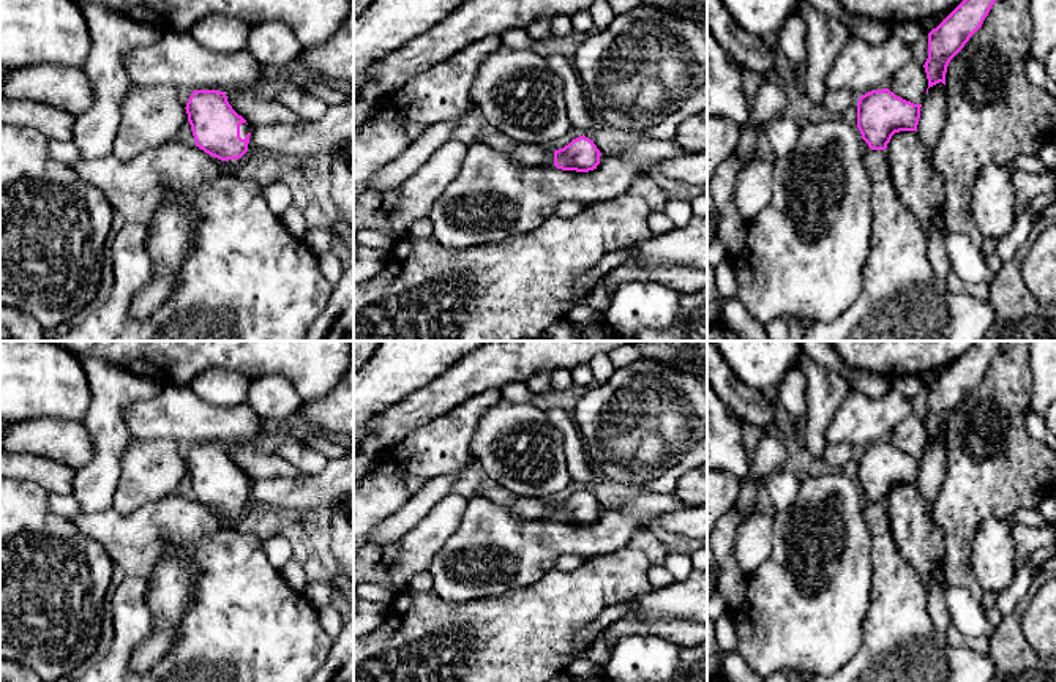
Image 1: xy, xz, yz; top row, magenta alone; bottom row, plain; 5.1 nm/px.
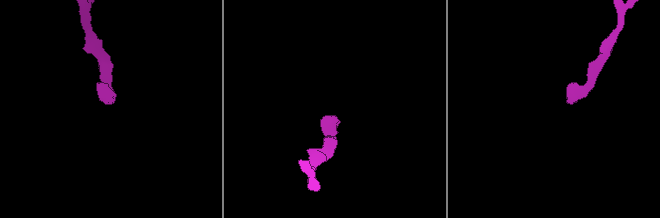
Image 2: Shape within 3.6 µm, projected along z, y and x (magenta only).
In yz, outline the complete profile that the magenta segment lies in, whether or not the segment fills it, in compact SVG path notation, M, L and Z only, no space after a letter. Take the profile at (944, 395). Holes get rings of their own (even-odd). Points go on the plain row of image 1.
M975 341L936 382L928 387L928 412L923 418L928 442L942 436L950 414L982 380L1002 341Z

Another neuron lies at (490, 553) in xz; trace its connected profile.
M641 493L589 526L515 518L485 497L467 500L461 524L431 557L433 590L444 600L496 597L541 579L560 554L582 559L625 548L655 516L685 507L674 493Z

